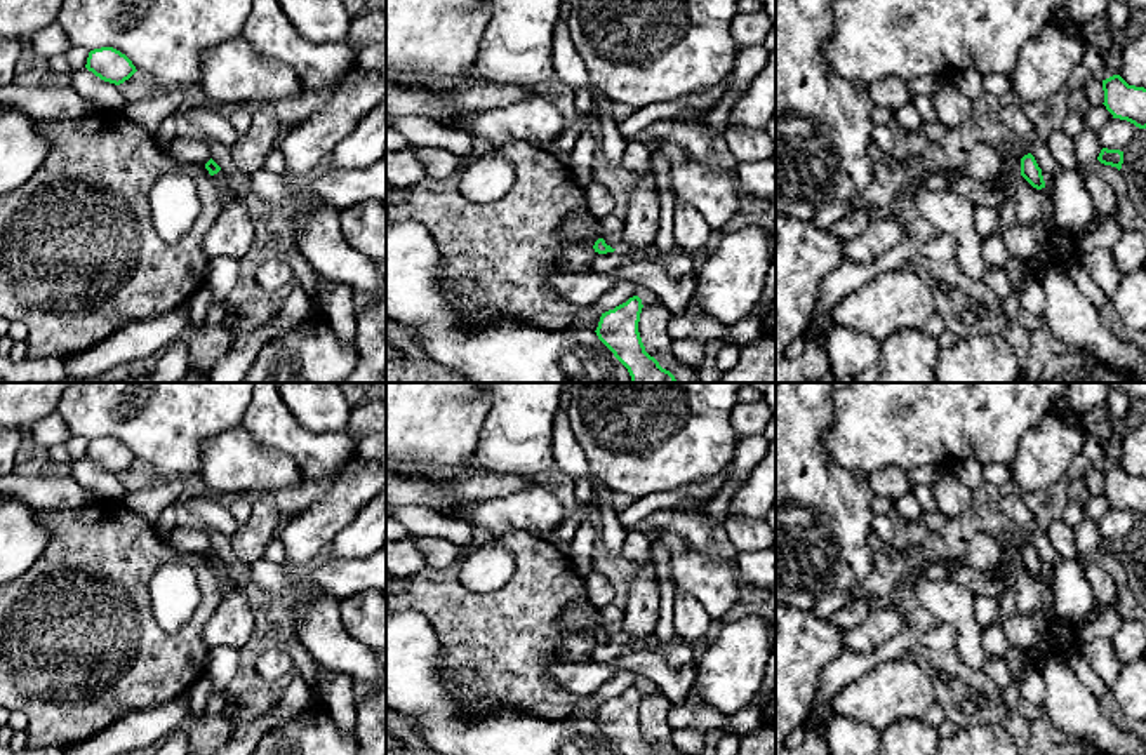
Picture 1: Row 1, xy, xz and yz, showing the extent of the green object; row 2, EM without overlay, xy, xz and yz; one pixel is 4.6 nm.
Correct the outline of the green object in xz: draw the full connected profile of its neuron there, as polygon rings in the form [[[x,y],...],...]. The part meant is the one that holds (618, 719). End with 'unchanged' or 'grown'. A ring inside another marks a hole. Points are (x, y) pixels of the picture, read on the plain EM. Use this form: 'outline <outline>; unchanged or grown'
outline [[[633,685],[614,699],[602,703],[595,720],[598,729],[623,755],[659,755],[659,752],[645,741],[638,722],[642,698],[642,689]]]; unchanged

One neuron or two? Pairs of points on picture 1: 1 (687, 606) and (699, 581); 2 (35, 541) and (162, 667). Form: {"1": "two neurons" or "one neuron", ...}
{"1": "two neurons", "2": "two neurons"}

